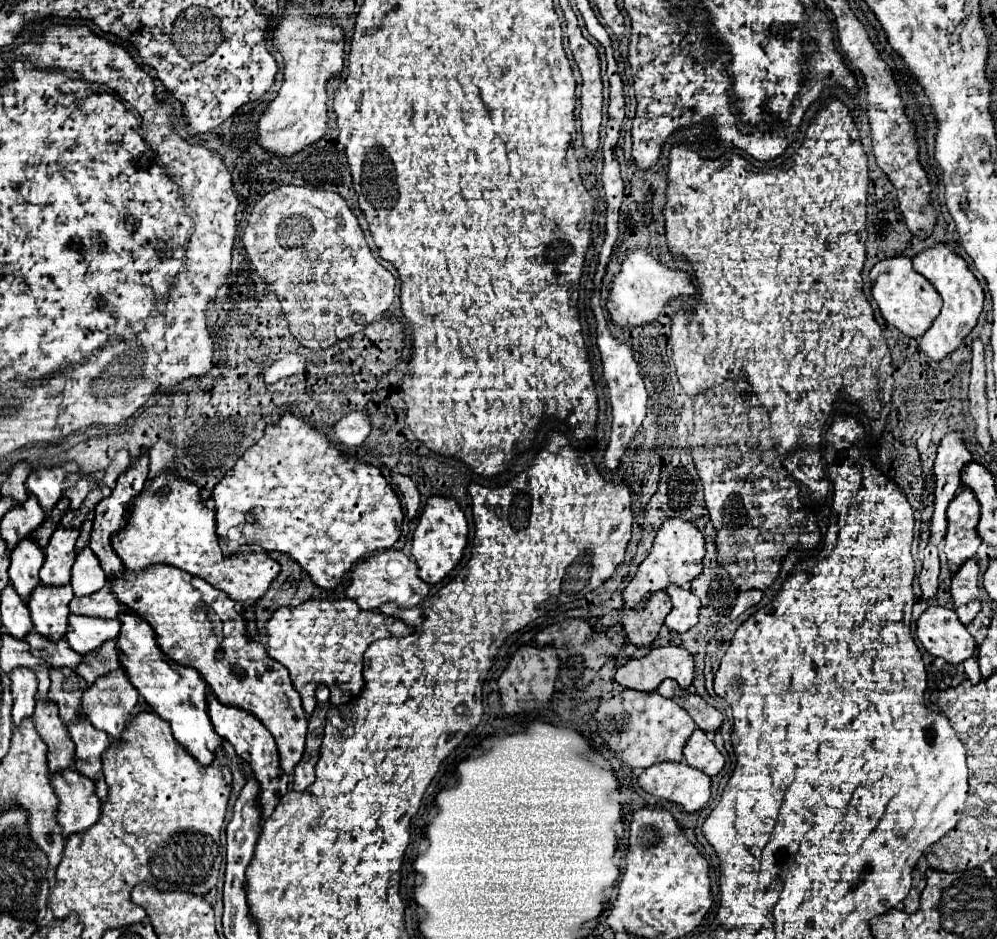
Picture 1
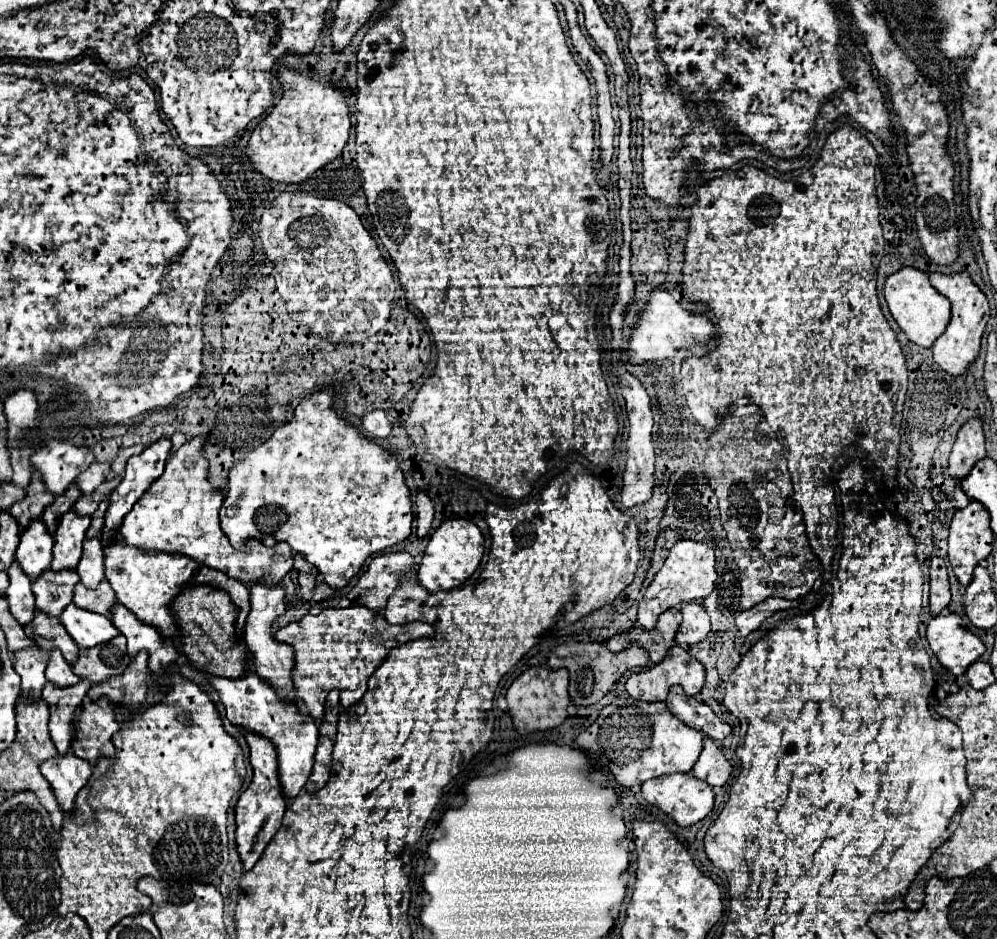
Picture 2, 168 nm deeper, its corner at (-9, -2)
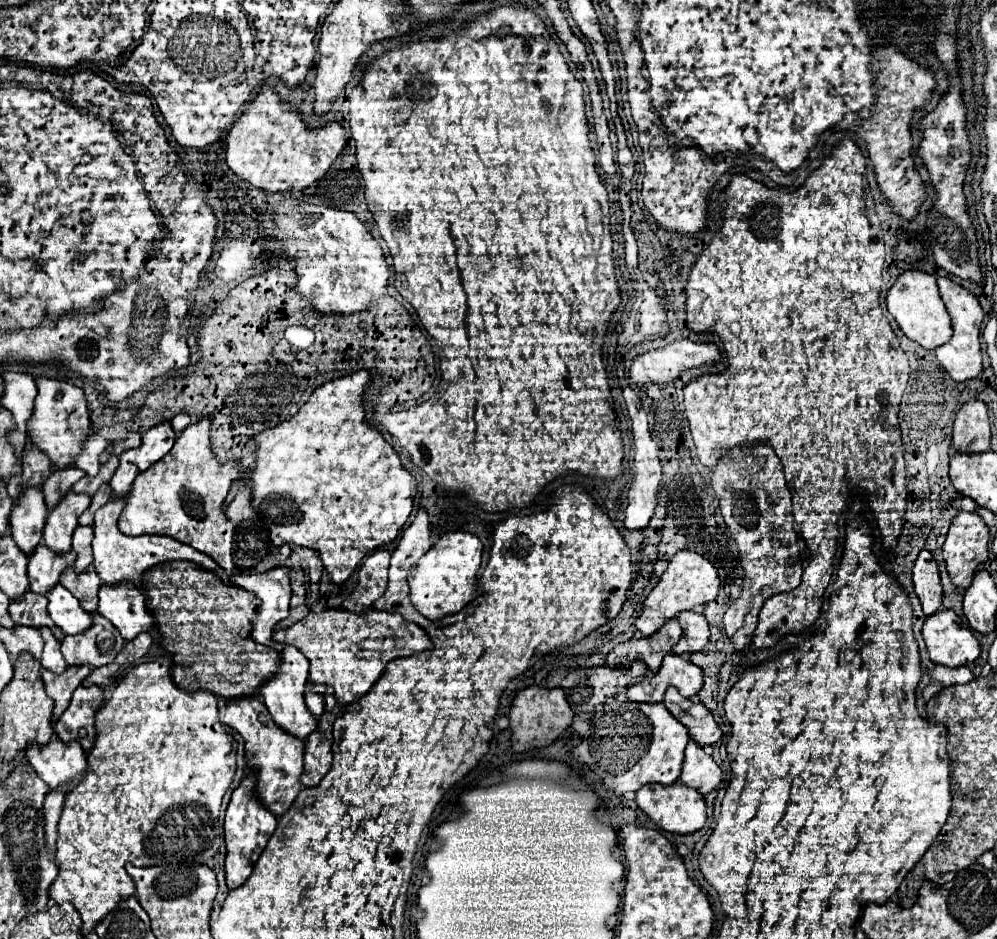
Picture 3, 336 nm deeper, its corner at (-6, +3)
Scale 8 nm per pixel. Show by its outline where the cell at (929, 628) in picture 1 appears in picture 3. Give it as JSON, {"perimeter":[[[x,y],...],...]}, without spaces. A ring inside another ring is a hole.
{"perimeter":[[[939,610],[931,618],[927,618],[923,624],[923,638],[925,638],[927,652],[929,652],[929,658],[933,664],[943,664],[949,668],[967,666],[973,660],[977,660],[981,654],[977,638],[971,634],[969,628],[963,626],[961,618],[953,610]]]}

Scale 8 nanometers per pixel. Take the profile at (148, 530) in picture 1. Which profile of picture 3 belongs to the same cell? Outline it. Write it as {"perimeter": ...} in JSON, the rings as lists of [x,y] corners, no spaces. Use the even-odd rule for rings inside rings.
{"perimeter":[[[211,418],[189,424],[175,440],[171,452],[135,478],[127,506],[119,518],[119,530],[127,536],[171,536],[211,556],[229,576],[259,574],[277,568],[289,558],[291,548],[287,544],[281,548],[271,544],[267,524],[251,508],[251,484],[247,480],[239,486],[235,500],[225,506],[233,482],[243,480],[251,468],[243,466],[239,458],[219,460],[209,444],[209,426]]]}

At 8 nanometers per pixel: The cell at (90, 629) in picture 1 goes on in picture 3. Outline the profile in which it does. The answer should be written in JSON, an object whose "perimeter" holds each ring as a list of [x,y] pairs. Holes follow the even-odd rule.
{"perimeter":[[[57,584],[51,592],[47,592],[47,600],[49,600],[49,616],[63,630],[63,634],[85,632],[91,626],[91,614],[85,612],[79,600],[75,600],[75,596],[61,584]]]}

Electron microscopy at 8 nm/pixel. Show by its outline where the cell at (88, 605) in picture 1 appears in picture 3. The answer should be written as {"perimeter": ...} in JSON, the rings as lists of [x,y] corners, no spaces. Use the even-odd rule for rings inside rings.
{"perimeter":[[[95,566],[87,568],[87,572],[77,574],[73,568],[63,572],[63,580],[59,580],[81,604],[83,610],[95,612],[97,610],[97,592],[101,588],[101,580],[95,572]]]}

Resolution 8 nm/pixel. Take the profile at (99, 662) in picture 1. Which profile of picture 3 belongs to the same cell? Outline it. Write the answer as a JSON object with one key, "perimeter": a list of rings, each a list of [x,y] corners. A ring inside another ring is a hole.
{"perimeter":[[[93,612],[91,616],[93,624],[87,632],[65,636],[61,642],[61,652],[69,666],[105,666],[115,660],[125,644],[121,634],[103,616],[99,616],[97,612]]]}

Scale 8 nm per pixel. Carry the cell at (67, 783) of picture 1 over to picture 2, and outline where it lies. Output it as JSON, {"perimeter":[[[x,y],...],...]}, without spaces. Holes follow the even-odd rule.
{"perimeter":[[[68,751],[64,757],[54,757],[44,761],[40,765],[40,771],[48,779],[62,811],[66,815],[72,815],[76,805],[76,795],[88,783],[92,775],[92,765],[86,759],[80,759]]]}

